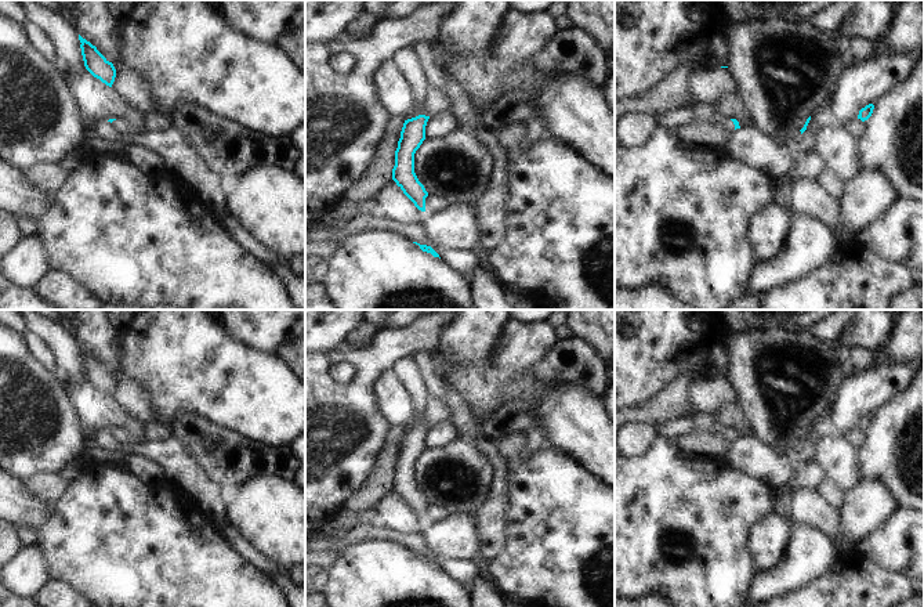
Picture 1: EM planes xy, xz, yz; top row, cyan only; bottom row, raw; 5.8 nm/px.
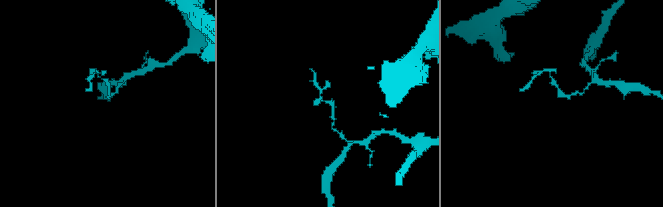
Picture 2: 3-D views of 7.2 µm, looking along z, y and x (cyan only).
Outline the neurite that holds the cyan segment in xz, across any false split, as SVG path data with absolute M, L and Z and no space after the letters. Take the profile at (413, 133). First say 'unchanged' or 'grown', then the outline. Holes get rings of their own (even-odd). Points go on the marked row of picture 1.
grown | M428 86L423 102L423 113L405 120L395 151L392 180L421 212L425 212L428 192L414 173L414 153L425 140L428 119L442 112L449 112L447 98L442 90Z

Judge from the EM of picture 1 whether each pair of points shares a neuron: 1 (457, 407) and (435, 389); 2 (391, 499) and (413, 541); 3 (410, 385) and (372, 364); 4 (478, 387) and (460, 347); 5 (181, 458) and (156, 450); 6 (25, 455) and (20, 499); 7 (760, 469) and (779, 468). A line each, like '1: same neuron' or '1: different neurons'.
1: different neurons
2: different neurons
3: different neurons
4: different neurons
5: same neuron
6: different neurons
7: same neuron

